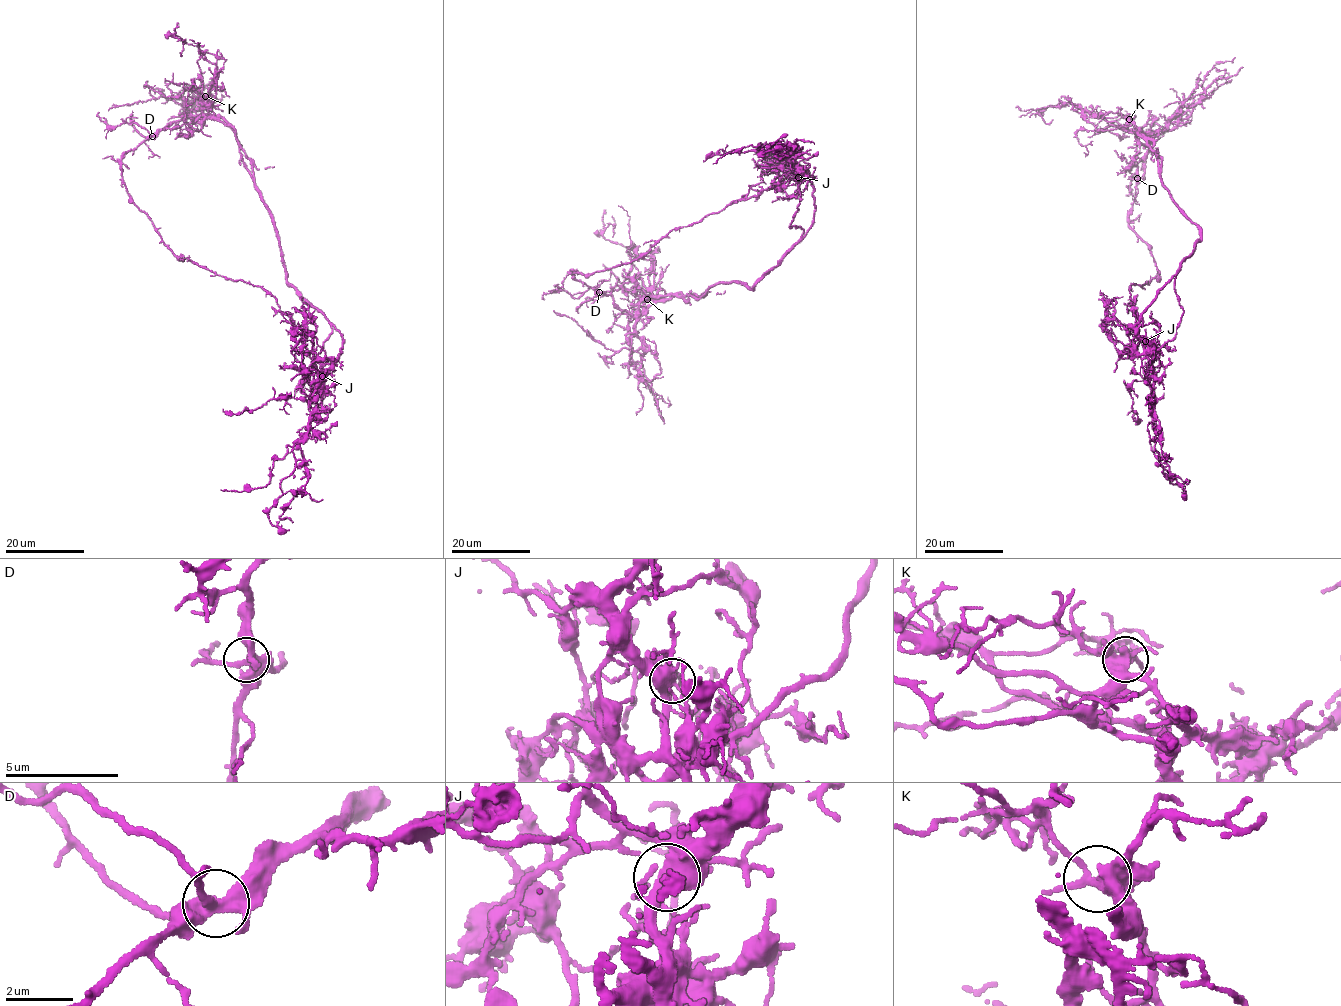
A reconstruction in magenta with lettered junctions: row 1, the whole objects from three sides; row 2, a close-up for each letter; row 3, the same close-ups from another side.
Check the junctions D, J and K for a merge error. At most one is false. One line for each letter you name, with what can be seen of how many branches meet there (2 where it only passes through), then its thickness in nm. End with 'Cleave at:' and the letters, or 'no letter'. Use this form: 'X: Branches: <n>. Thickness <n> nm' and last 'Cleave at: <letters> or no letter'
J: Branches: 5. Thickness 380 nm
Cleave at: J

